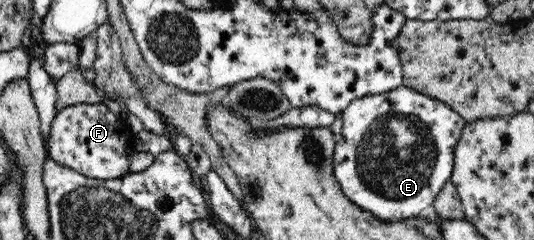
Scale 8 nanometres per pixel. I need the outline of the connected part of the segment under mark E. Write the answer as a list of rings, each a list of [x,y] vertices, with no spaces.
[[[406,85],[399,86],[384,94],[373,94],[353,100],[344,110],[338,114],[343,120],[343,127],[340,136],[337,138],[334,147],[334,169],[335,179],[339,182],[344,196],[354,205],[370,213],[380,222],[402,222],[403,220],[420,217],[420,212],[428,206],[432,206],[435,196],[439,193],[442,185],[451,180],[451,174],[454,169],[454,151],[456,143],[460,138],[462,129],[467,123],[455,110],[452,110],[444,102],[437,101],[424,94],[408,88]]]

